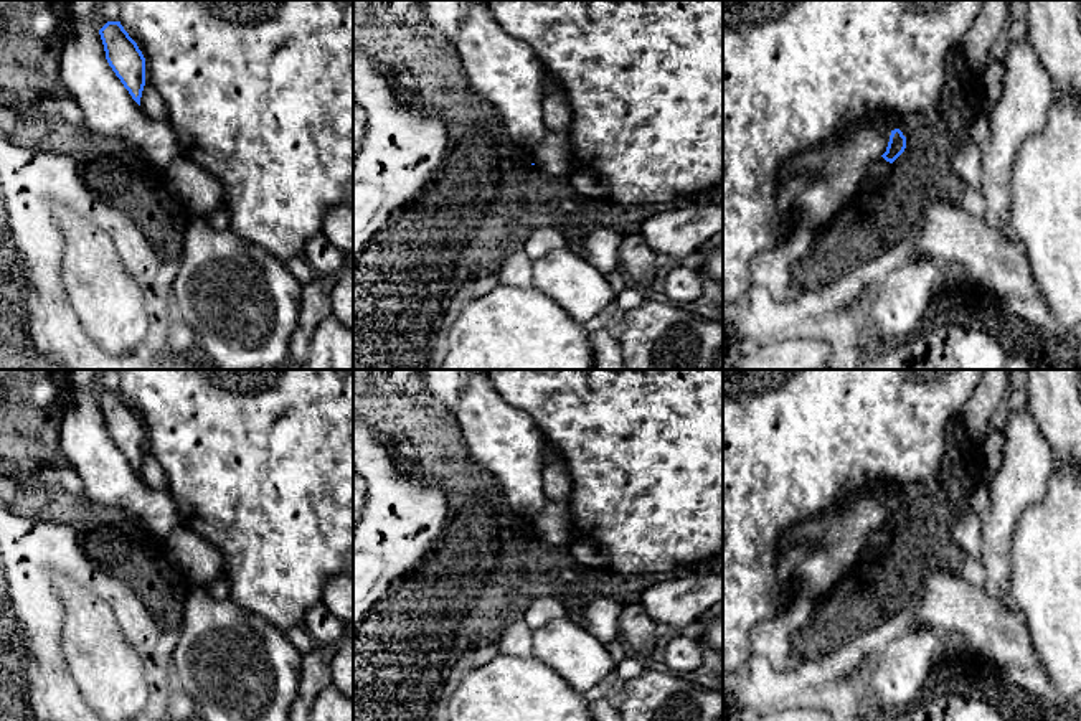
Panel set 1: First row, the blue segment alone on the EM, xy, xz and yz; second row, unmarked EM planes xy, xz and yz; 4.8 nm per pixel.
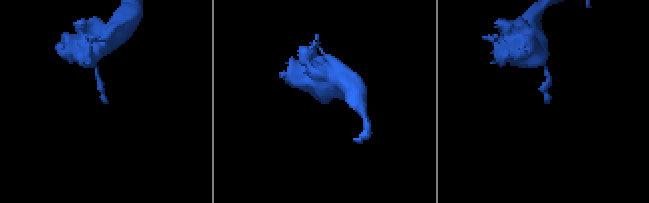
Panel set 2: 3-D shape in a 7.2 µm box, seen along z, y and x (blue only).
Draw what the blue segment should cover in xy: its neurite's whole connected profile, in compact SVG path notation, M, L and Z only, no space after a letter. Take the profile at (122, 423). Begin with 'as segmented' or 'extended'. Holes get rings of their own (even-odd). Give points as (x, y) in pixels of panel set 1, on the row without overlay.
as segmented | M107 391L99 399L106 429L132 469L140 475L145 455L145 427L120 391Z

